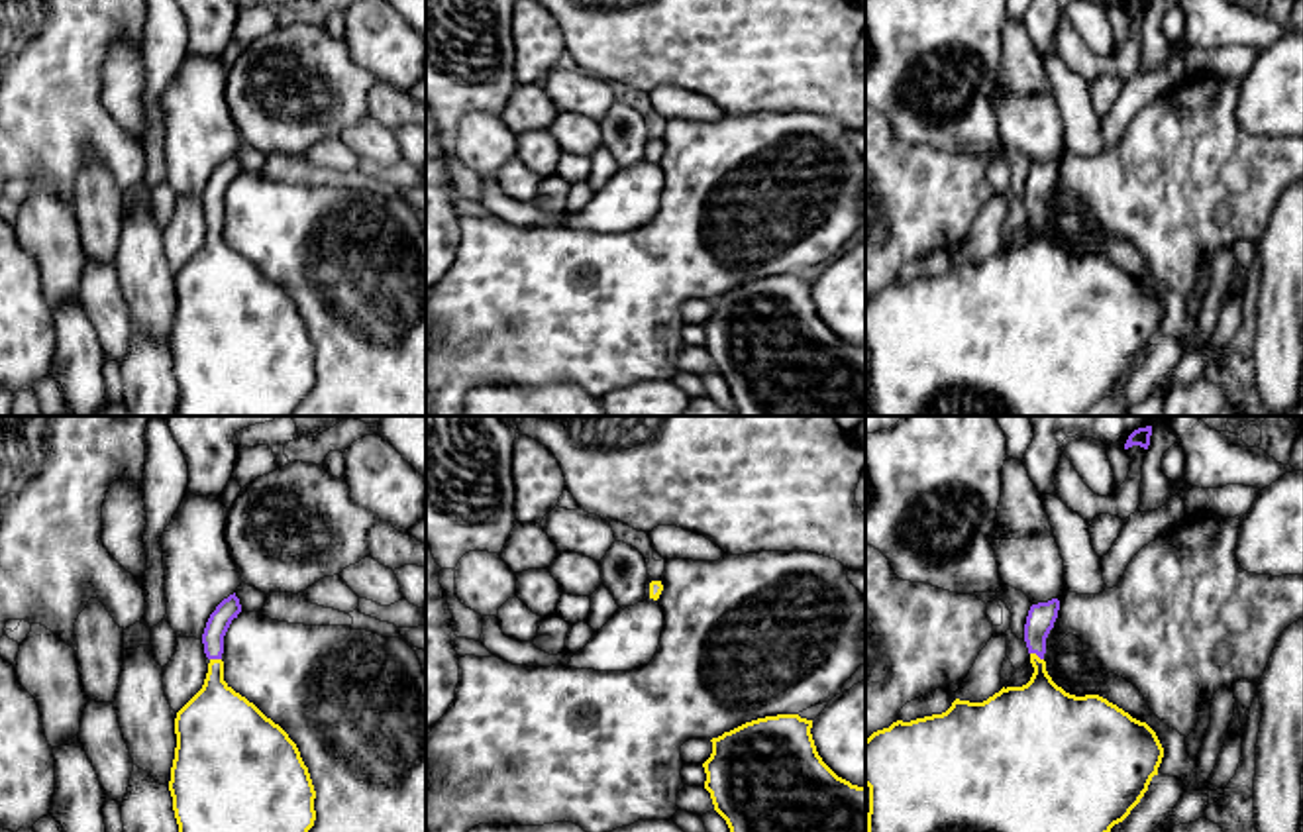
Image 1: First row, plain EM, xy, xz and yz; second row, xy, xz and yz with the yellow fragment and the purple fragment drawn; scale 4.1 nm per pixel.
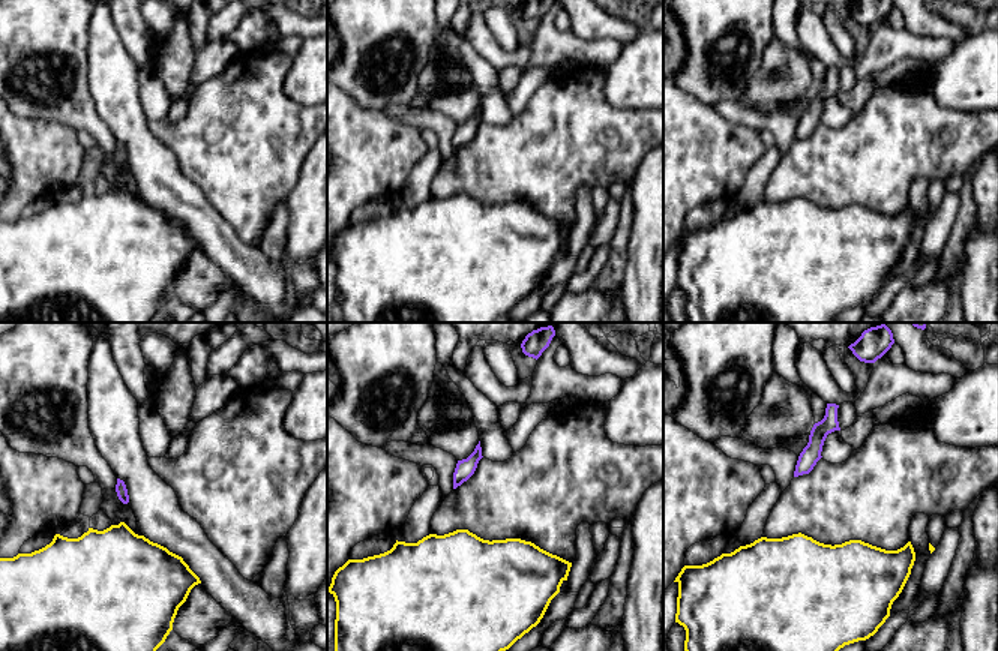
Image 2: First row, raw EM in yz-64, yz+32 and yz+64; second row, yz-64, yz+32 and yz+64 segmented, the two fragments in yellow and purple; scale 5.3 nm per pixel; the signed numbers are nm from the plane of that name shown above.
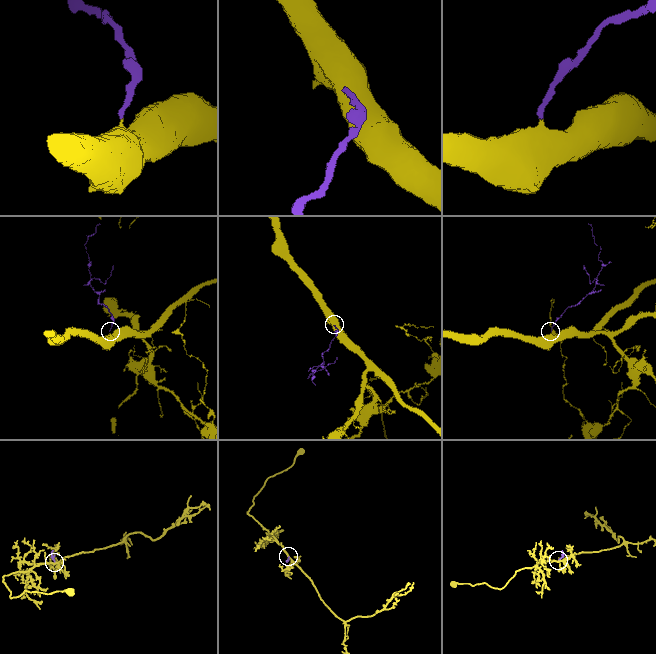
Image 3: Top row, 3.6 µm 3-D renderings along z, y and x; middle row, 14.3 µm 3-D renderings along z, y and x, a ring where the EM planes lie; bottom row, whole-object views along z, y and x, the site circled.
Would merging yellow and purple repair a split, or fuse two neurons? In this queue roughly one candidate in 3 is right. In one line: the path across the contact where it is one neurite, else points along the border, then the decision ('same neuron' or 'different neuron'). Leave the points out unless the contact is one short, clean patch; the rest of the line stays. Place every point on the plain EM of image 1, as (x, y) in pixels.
across yz (1041, 275), (1041, 228), (1035, 214), (1041, 179) | same neuron

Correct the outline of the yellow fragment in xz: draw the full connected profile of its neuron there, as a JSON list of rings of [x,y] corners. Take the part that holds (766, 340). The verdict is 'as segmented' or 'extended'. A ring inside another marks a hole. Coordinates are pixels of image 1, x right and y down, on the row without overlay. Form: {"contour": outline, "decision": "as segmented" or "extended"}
{"contour": [[[777,275],[746,283],[718,298],[712,298],[712,314],[703,324],[714,371],[726,381],[738,416],[865,416],[865,347],[852,345],[838,338],[818,316],[812,294],[812,281],[799,275]]], "decision": "as segmented"}

